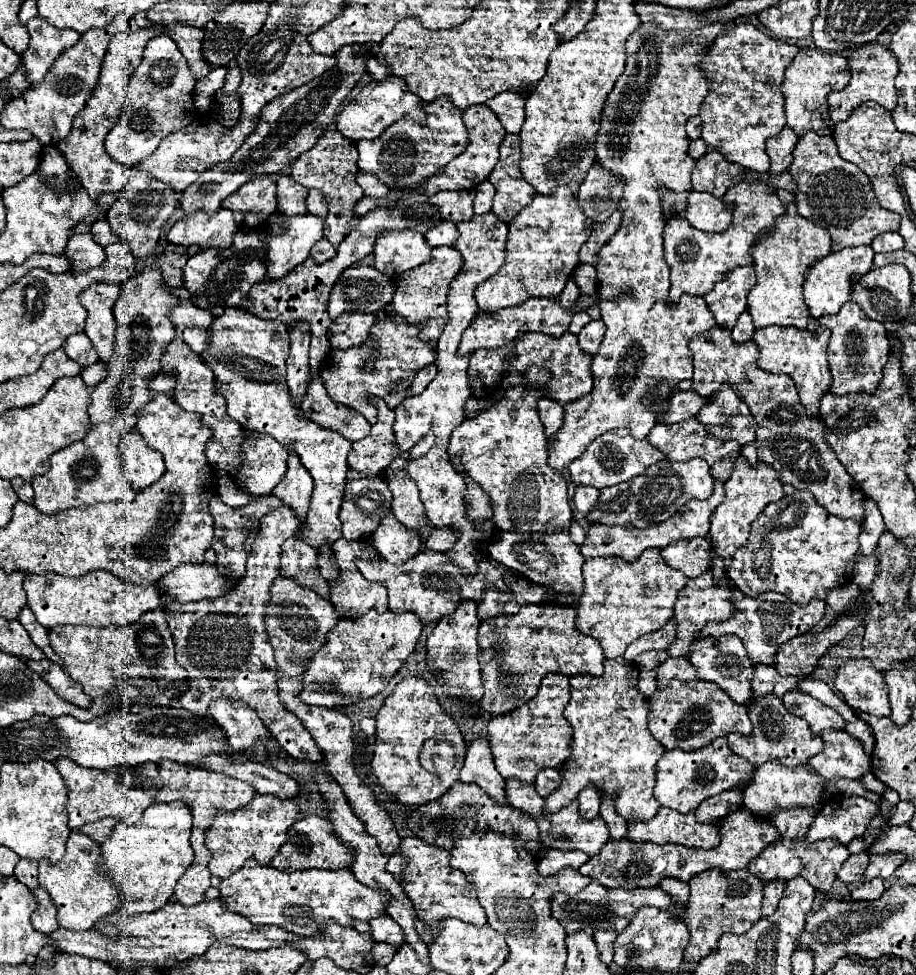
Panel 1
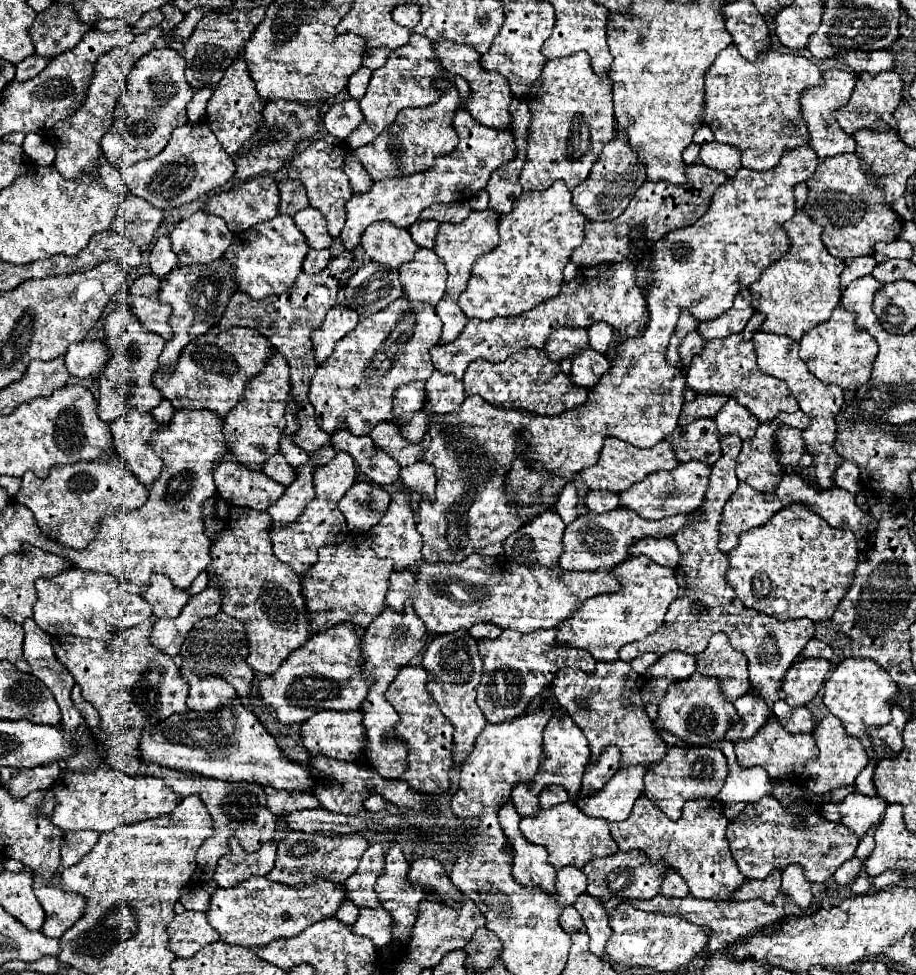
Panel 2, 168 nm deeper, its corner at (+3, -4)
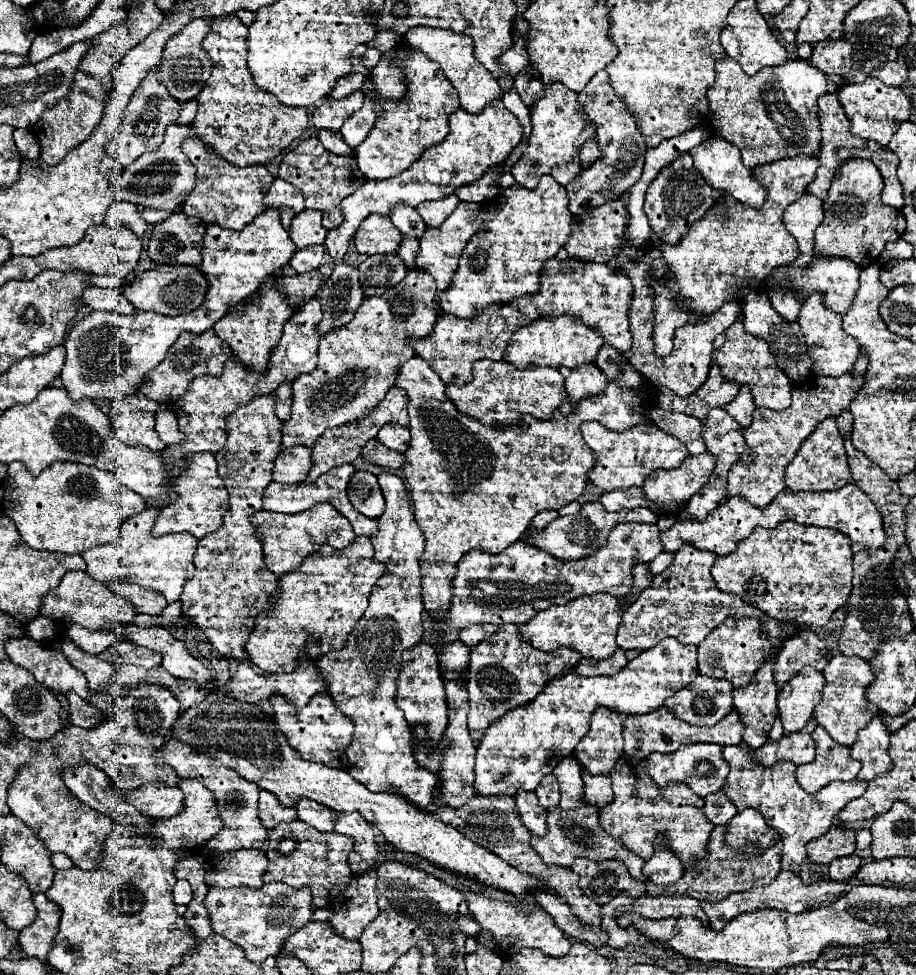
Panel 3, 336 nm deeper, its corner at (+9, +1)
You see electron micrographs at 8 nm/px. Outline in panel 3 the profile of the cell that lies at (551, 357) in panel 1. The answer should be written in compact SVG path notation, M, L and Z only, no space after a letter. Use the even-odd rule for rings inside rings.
M479 360L473 366L473 380L469 384L463 384L463 386L447 384L445 386L445 394L447 394L447 398L451 402L455 402L455 408L459 412L463 412L465 416L471 416L471 418L479 420L481 424L497 426L497 428L517 426L525 414L530 414L535 420L549 420L553 416L553 412L559 410L569 400L567 398L567 392L565 392L565 380L559 374L559 370L555 370L555 368L527 368L527 370L517 370L517 368L513 368L513 364L509 364L505 360L499 360L499 362Z

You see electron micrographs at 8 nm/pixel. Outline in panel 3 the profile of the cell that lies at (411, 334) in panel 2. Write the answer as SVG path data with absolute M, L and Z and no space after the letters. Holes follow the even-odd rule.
M411 270L399 284L389 288L385 294L365 298L353 322L321 338L319 350L317 350L317 356L319 356L317 368L293 380L291 418L281 426L281 434L283 434L281 450L293 448L293 446L307 446L307 448L315 446L315 442L323 436L327 428L337 428L341 424L363 418L365 412L371 412L385 398L385 394L395 386L397 368L405 364L409 358L413 358L413 348L409 348L407 338L427 336L433 330L433 324L437 320L435 294L437 294L437 286L433 276L429 276L429 272Z

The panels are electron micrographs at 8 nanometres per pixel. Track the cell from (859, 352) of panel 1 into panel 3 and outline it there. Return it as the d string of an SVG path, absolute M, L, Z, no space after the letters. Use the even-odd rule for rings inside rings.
M813 294L803 302L797 322L801 324L801 330L805 332L809 356L815 362L815 372L813 372L815 376L843 376L845 372L853 370L853 364L857 362L857 356L859 356L859 344L849 334L843 332L841 316L827 310L819 294Z

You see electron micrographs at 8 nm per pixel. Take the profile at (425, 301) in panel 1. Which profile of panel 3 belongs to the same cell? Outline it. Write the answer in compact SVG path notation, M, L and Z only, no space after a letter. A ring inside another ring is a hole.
M403 236L401 248L397 248L397 254L399 254L399 258L407 264L409 270L417 270L417 268L413 268L413 264L409 264L409 260L413 260L413 256L417 256L417 238L413 238L413 236Z

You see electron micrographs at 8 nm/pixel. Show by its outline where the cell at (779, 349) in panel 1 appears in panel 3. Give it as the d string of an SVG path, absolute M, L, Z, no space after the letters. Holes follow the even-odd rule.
M827 418L823 424L817 426L817 432L813 432L813 436L809 436L805 444L801 444L797 456L787 468L785 484L791 492L801 492L801 490L817 492L817 490L837 490L849 482L853 482L853 478L843 448L843 436L837 428L837 422L833 418Z

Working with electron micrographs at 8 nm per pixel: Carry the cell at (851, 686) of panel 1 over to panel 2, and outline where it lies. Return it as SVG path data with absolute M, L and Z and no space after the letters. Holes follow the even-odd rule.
M849 657L841 661L831 677L825 683L825 693L823 693L823 703L827 709L839 717L845 725L845 731L857 739L861 739L869 759L875 757L871 737L867 735L869 727L879 727L887 725L891 721L891 699L897 695L899 687L891 681L891 675L883 671L875 661L865 659L865 657Z

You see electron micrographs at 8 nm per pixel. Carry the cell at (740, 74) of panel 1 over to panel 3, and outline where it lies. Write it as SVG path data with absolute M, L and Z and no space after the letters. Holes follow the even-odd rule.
M733 58L717 62L715 86L707 92L709 98L709 126L713 132L741 150L743 162L749 168L777 162L791 156L819 156L821 126L817 100L827 94L827 78L819 68L813 68L807 60L787 60L783 66L763 68L757 76L749 76Z

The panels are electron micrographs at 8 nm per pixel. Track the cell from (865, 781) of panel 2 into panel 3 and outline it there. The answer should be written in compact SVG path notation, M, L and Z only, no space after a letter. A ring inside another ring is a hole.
M729 746L723 748L723 760L729 764L729 776L723 786L725 796L737 806L739 812L747 808L755 808L763 814L763 818L769 822L771 828L775 828L783 840L783 856L781 856L781 868L799 872L801 862L807 858L805 846L821 838L829 828L835 824L839 812L855 798L865 794L867 784L861 784L859 780L853 782L837 782L829 784L823 790L819 790L815 796L807 794L795 778L795 764L793 762L777 762L773 766L761 766L753 760L753 750L743 746Z

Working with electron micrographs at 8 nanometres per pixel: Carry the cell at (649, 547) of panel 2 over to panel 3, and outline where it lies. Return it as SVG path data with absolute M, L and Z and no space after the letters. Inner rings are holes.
M639 522L617 524L613 532L609 534L609 540L605 546L601 546L591 556L585 556L575 562L557 560L555 556L549 556L545 550L539 550L537 546L531 546L523 540L517 540L515 544L511 544L507 550L499 554L473 550L461 558L459 572L453 580L453 604L449 608L449 616L445 616L443 622L447 622L453 628L465 628L467 624L487 624L487 622L489 624L525 624L537 612L555 604L567 604L581 596L611 594L611 596L623 598L633 588L633 568L637 564L651 562L661 552L663 548L661 548L657 524L639 524Z

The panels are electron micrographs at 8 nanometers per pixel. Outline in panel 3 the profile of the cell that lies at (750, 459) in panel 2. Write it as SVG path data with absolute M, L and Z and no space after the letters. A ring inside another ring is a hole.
M853 372L845 376L815 376L803 384L793 386L793 402L789 408L777 412L769 408L757 408L753 420L745 430L745 442L751 448L751 464L733 464L729 470L727 498L741 496L755 508L765 508L781 490L785 490L785 468L795 458L801 442L817 428L817 424L829 416L837 418L843 410L849 410L851 400L865 386L865 372L855 378Z

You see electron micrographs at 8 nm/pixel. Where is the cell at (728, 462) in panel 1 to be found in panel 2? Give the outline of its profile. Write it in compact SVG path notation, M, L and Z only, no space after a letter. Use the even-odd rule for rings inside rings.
M735 435L721 437L721 457L715 465L711 465L711 477L709 477L709 489L707 489L707 501L699 507L699 513L703 517L695 525L687 525L687 529L681 529L675 535L675 543L681 549L681 563L675 569L675 577L679 583L679 597L669 605L669 611L665 615L665 623L661 629L651 633L651 637L645 637L643 641L635 641L635 645L625 645L619 651L619 657L623 661L633 661L637 655L655 651L659 655L667 651L683 651L689 655L697 655L707 647L707 639L715 633L725 633L731 641L733 649L743 651L749 661L749 677L753 689L769 703L769 707L779 699L781 679L787 667L799 657L805 643L815 633L815 623L811 619L789 619L781 621L777 617L771 617L767 613L755 611L745 607L735 589L727 583L725 573L729 569L729 559L723 551L717 547L719 539L719 515L723 511L723 505L727 497L737 489L739 481L735 475L735 461L741 449L741 441ZM693 603L701 603L709 607L703 615L695 615Z

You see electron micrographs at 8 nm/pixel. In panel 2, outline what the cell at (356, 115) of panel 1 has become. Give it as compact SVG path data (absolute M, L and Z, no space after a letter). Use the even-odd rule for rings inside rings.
M347 99L343 103L335 103L329 107L329 111L323 115L323 125L325 129L339 137L347 139L353 129L357 129L363 123L363 113L359 107L357 99Z

